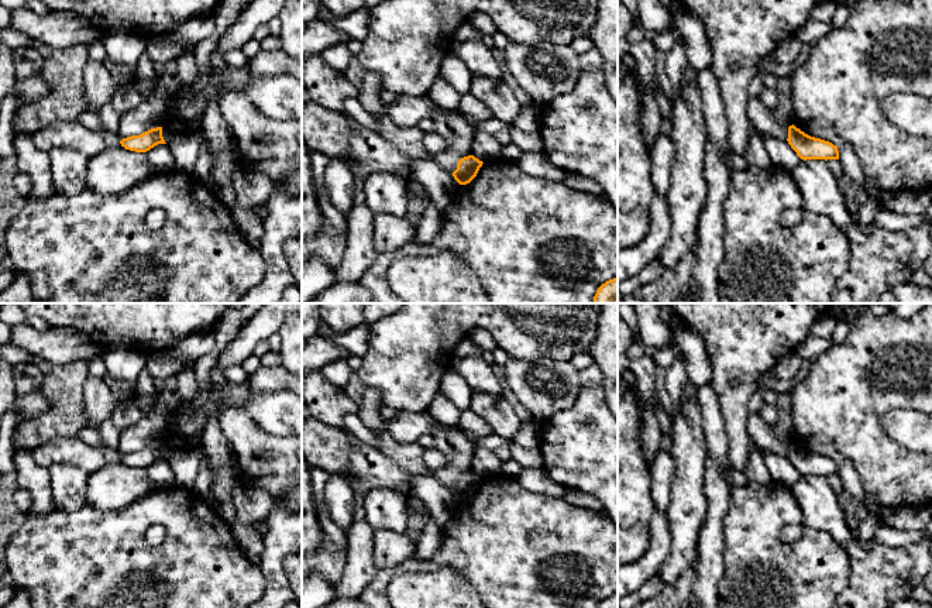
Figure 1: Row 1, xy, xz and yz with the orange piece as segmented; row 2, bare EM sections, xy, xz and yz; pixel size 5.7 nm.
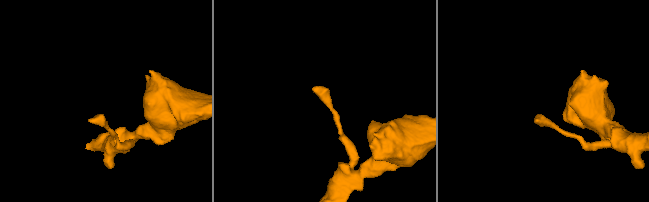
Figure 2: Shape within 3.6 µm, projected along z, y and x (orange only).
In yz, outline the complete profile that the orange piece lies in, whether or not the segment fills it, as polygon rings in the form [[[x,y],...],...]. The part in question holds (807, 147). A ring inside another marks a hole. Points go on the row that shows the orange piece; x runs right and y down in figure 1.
[[[794,124],[788,127],[788,144],[797,155],[807,159],[839,159],[838,147],[829,141],[811,137],[797,128]]]

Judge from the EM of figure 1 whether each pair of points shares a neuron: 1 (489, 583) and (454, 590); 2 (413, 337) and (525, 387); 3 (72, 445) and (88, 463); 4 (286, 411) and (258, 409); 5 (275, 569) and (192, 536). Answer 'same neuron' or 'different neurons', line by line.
1: different neurons
2: different neurons
3: same neuron
4: same neuron
5: different neurons

